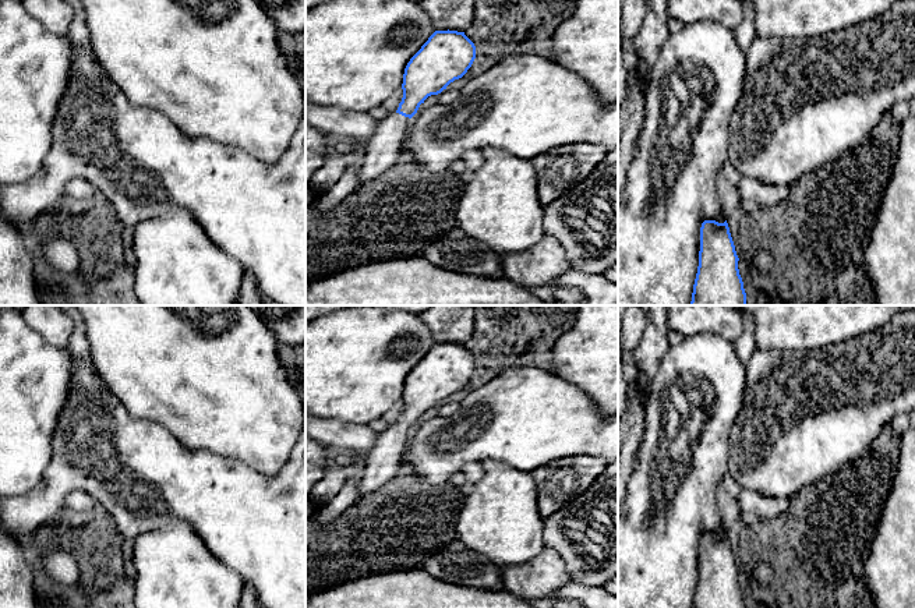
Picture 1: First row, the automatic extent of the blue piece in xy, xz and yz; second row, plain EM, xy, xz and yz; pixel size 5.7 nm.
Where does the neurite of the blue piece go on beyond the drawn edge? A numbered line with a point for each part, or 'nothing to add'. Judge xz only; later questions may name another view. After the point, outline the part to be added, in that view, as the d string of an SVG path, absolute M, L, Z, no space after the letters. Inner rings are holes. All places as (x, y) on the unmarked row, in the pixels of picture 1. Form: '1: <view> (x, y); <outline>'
1: xz (382, 463); M396 424L375 436L375 445L367 455L364 473L358 480L360 496L377 491L400 471L409 436L410 431Z

